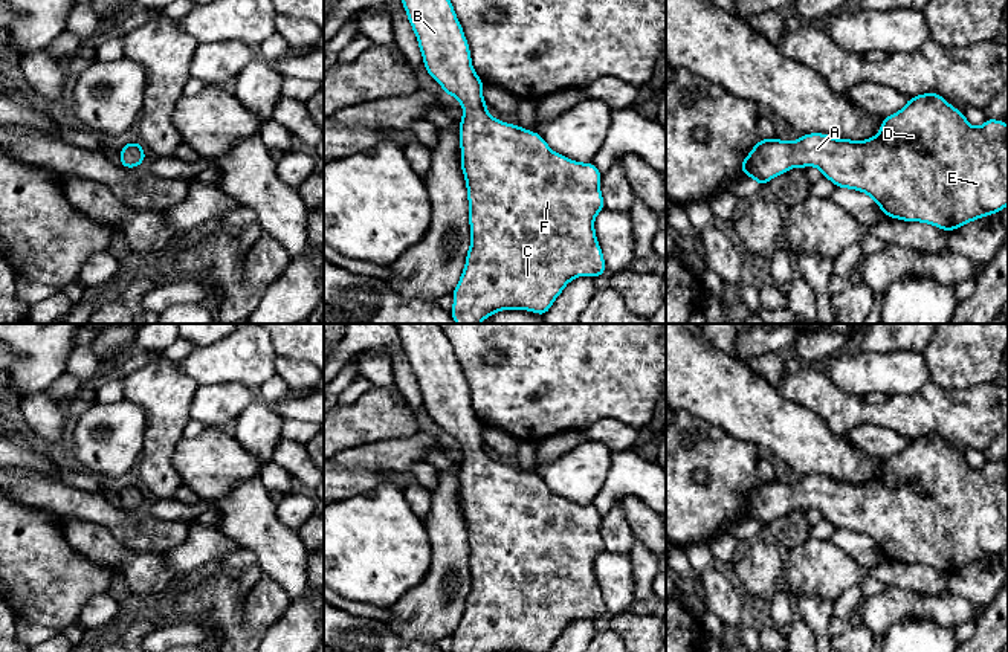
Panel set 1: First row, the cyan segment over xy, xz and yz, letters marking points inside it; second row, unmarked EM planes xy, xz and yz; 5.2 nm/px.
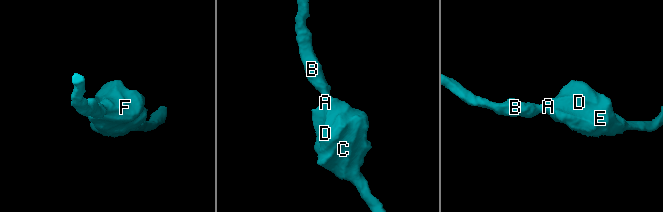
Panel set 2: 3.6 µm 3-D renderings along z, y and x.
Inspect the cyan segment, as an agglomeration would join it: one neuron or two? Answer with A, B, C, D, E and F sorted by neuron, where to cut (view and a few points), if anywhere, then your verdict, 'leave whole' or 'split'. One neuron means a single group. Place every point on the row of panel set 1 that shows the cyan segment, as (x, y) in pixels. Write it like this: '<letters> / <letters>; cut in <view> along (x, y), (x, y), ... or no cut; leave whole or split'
A B C D E F; no cut; leave whole

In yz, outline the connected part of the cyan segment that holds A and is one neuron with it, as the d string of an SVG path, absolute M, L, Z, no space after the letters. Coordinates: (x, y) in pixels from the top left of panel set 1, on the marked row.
M929 92L909 98L900 111L883 118L878 134L866 140L823 133L803 134L796 142L761 139L742 160L741 171L767 185L796 166L817 166L837 188L866 192L886 217L951 232L1000 214L1008 205L1008 125L987 118L982 127L971 127L961 110Z

